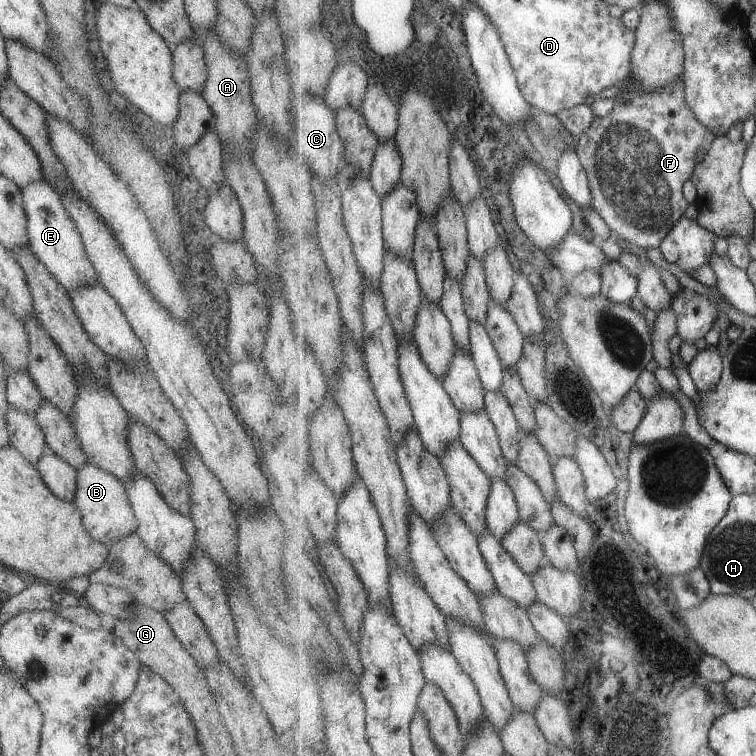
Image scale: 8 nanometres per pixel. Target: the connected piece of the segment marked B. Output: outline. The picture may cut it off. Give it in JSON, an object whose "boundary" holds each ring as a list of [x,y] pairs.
{"boundary":[[[88,461],[76,470],[74,504],[82,519],[85,531],[97,541],[109,546],[114,539],[136,531],[136,519],[131,511],[124,484],[108,471],[100,470]]]}

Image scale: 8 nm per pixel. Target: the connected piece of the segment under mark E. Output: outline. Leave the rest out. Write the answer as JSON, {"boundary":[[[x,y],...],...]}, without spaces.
{"boundary":[[[40,179],[23,187],[20,196],[26,219],[27,246],[57,283],[67,292],[77,285],[97,281],[93,266],[83,251],[80,235],[63,209],[54,188]]]}

